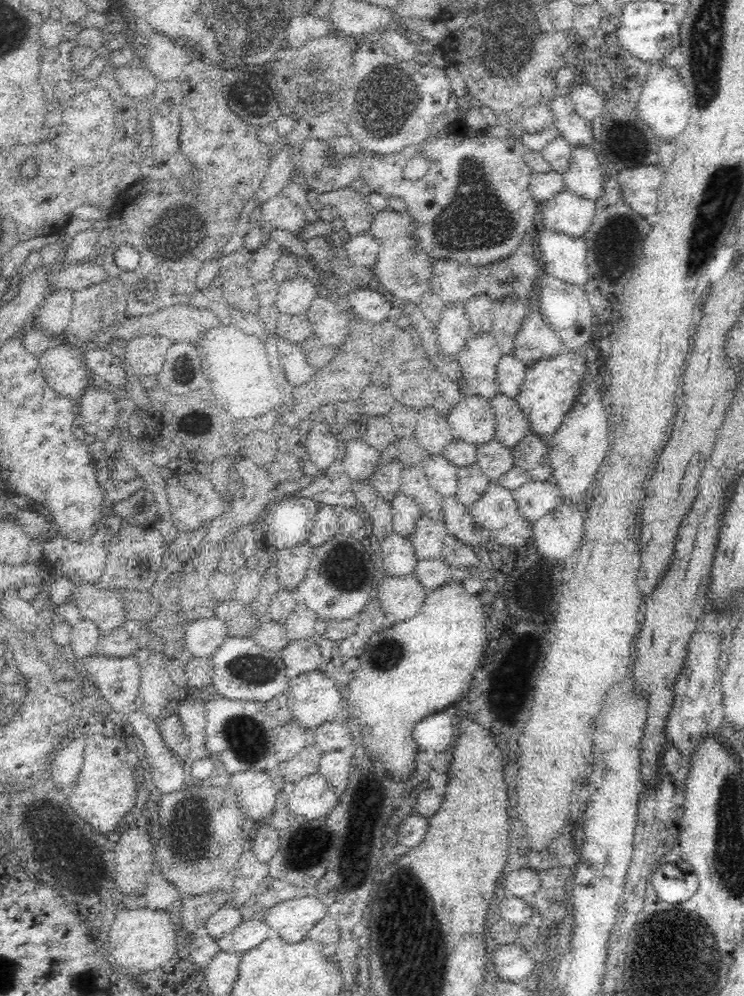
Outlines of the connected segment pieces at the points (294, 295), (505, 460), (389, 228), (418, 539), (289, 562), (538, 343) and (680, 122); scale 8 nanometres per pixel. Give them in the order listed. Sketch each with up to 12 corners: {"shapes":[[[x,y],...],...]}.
{"shapes":[[[306,278],[279,281],[273,313],[306,316],[316,290]],[[495,438],[477,446],[476,466],[497,481],[514,465]],[[409,212],[374,214],[374,282],[418,307],[435,260]],[[423,514],[407,538],[419,560],[442,559],[445,525]],[[313,546],[278,550],[281,588],[292,592],[306,576]],[[535,309],[524,318],[513,355],[533,362],[566,352]],[[660,68],[637,112],[660,138],[684,132],[689,91],[677,68]]]}

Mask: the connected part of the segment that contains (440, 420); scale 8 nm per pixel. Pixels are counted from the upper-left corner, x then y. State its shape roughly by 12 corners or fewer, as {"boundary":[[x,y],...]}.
{"boundary":[[417,412],[415,443],[442,454],[454,439],[447,414]]}

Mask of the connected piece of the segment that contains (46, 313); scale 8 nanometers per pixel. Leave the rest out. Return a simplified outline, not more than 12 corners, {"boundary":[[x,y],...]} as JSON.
{"boundary":[[52,291],[39,309],[38,328],[63,339],[73,292]]}

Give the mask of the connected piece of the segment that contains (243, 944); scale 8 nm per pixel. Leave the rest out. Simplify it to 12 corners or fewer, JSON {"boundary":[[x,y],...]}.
{"boundary":[[260,920],[242,921],[218,939],[226,952],[242,956],[268,938]]}

